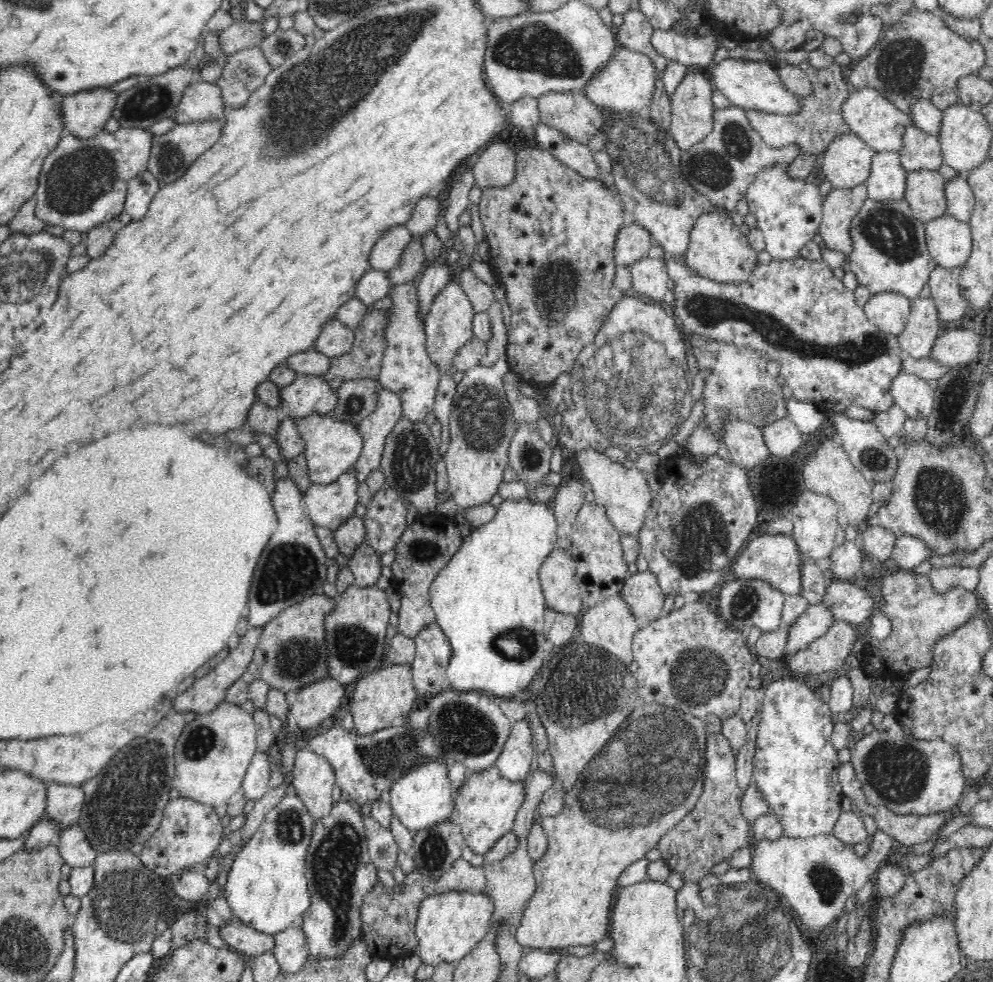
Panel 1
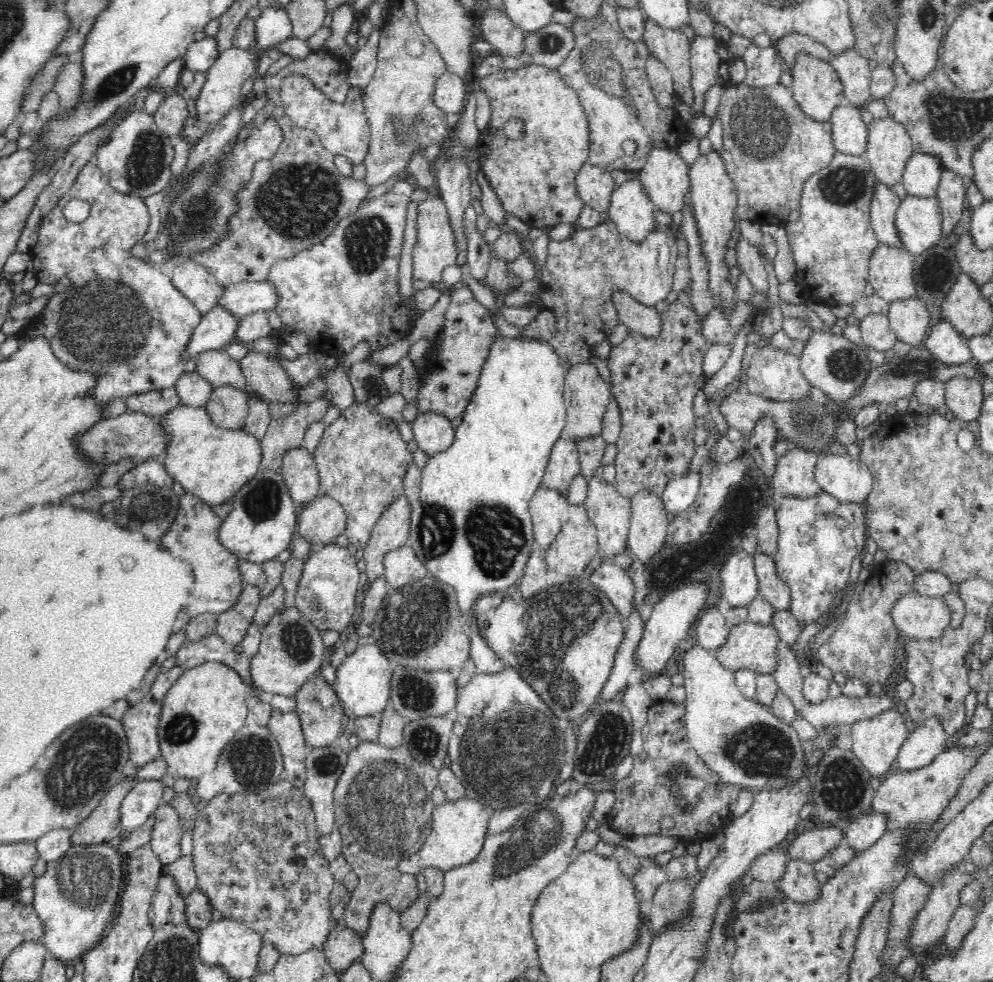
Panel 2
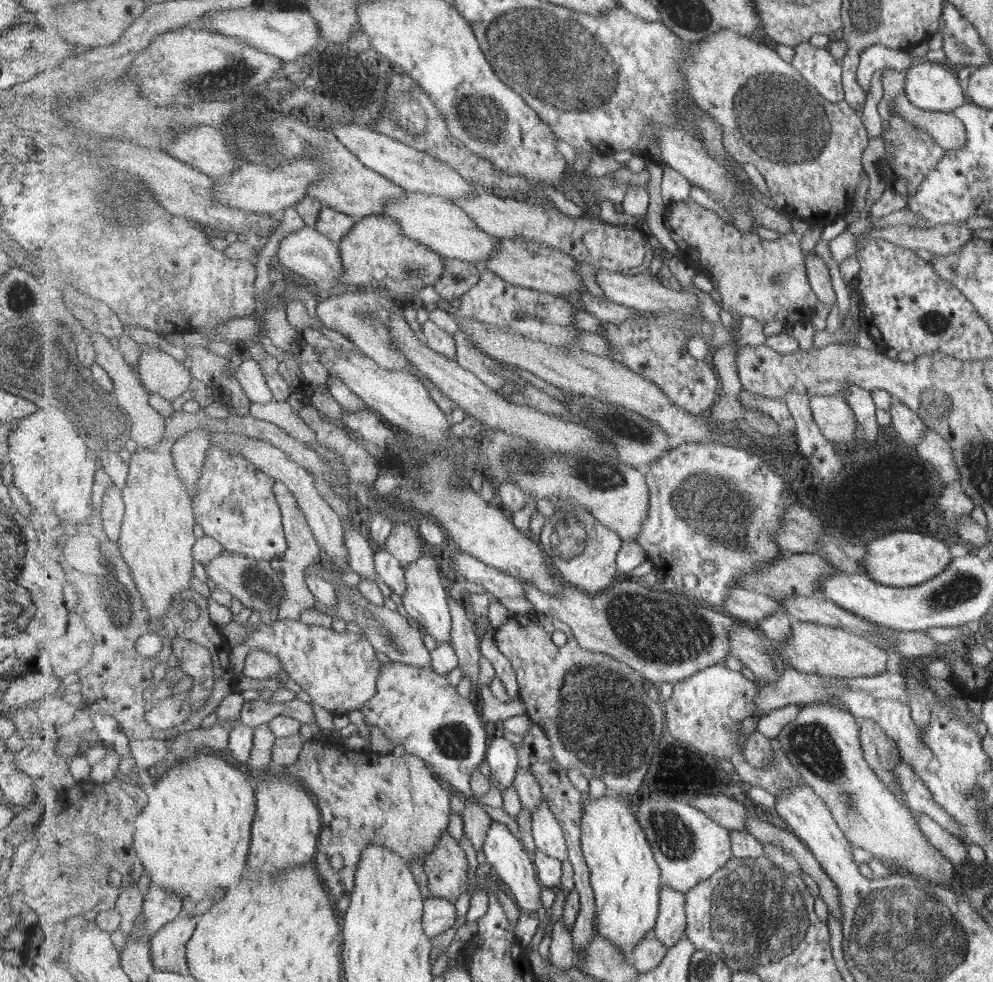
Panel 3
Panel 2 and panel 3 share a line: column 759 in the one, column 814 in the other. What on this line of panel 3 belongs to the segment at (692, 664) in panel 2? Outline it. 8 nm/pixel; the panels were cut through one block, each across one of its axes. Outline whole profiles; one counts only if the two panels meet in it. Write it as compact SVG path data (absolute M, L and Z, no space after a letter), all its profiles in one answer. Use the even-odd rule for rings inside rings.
M834 703L802 704L796 719L788 723L778 734L785 754L792 765L802 774L802 778L815 789L830 807L835 820L850 840L852 847L859 847L879 860L893 860L896 873L906 872L915 877L921 876L929 883L939 886L951 880L953 870L951 862L943 858L923 836L918 824L914 822L912 812L898 799L898 796L879 776L873 774L871 764L867 762L860 734L860 719L846 708Z

